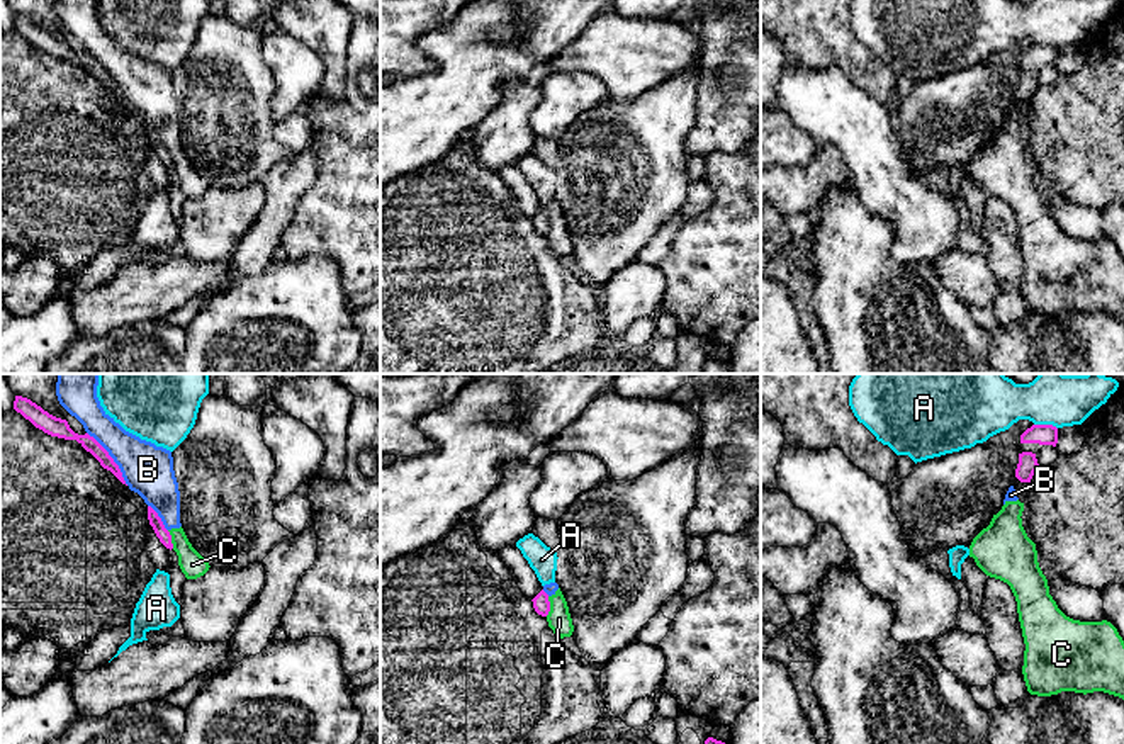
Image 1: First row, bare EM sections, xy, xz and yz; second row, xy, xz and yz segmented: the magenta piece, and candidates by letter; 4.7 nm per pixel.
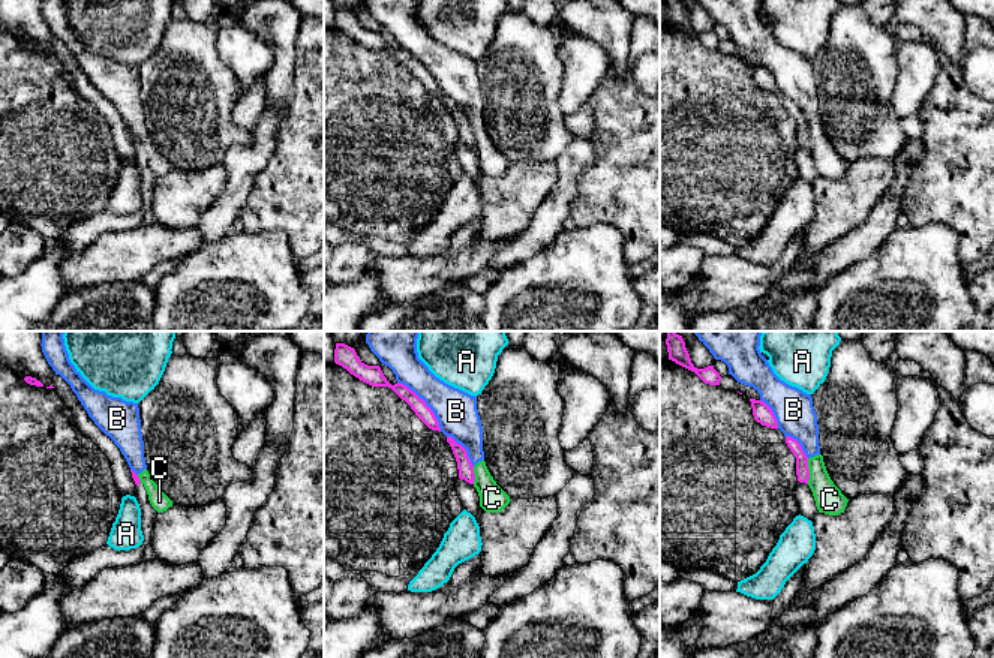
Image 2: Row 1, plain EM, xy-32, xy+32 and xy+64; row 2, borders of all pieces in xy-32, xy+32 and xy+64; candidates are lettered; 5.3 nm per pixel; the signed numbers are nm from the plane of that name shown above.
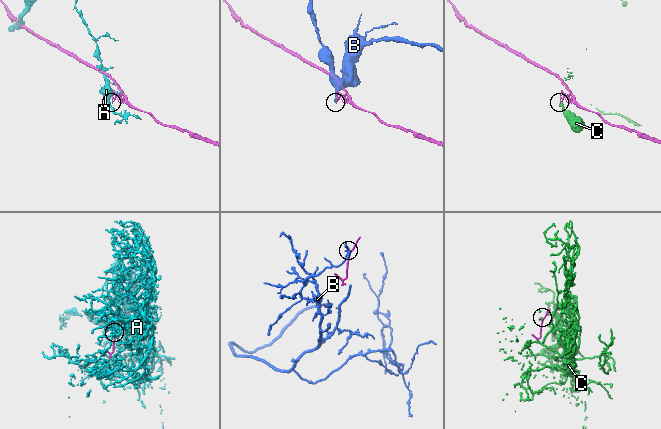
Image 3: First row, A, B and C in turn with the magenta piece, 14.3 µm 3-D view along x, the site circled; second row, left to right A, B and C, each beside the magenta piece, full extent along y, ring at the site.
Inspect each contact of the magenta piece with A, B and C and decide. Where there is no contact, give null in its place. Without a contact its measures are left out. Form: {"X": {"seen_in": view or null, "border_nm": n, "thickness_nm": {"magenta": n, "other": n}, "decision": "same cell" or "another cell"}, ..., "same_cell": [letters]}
{"A": {"seen_in": "yz", "border_nm": 110, "thickness_nm": {"magenta": 100, "other": 220}, "decision": "another cell"}, "B": {"seen_in": "xy", "border_nm": 320, "thickness_nm": {"magenta": 70, "other": 240}, "decision": "another cell"}, "C": {"seen_in": "xz", "border_nm": 100, "thickness_nm": {"magenta": 80, "other": 110}, "decision": "another cell"}, "same_cell": []}

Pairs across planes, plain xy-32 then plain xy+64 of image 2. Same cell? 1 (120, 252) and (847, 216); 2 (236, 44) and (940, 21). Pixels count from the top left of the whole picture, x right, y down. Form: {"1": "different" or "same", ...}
{"1": "different", "2": "different"}

